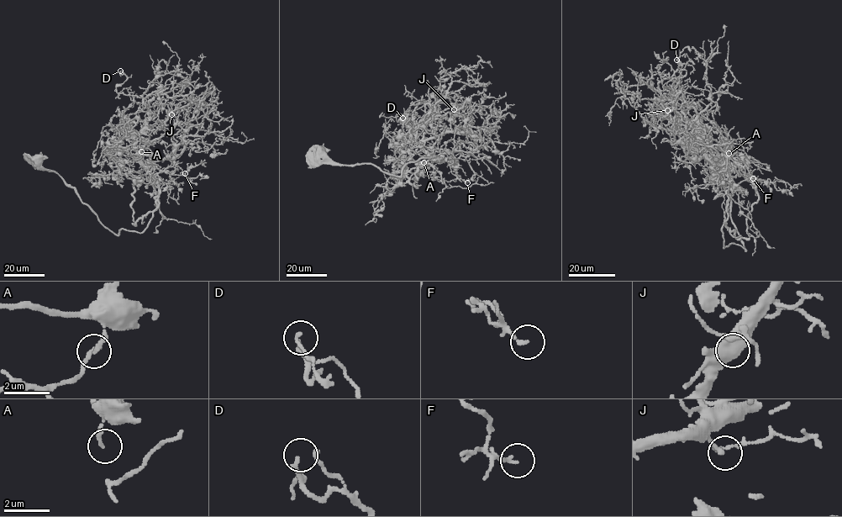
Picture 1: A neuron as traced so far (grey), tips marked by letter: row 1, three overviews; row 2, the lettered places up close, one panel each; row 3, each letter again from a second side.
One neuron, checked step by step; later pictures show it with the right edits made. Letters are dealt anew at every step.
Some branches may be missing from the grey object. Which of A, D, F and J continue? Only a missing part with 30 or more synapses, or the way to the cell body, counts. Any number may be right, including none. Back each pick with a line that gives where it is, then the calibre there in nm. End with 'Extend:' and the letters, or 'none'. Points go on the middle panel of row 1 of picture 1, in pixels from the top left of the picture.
Extend: none

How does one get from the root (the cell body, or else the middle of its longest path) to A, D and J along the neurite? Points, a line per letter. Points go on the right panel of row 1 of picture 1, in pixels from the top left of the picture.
A: (716, 163), (731, 178), (731, 220), (745, 250), (723, 247), (728, 193), (716, 166), (728, 153)
D: (716, 163), (731, 178), (731, 220), (745, 250), (723, 247), (724, 182), (661, 99), (679, 83), (676, 60)
J: (716, 163), (731, 178), (731, 220), (745, 250), (723, 247), (724, 182), (704, 144), (684, 134), (667, 110)

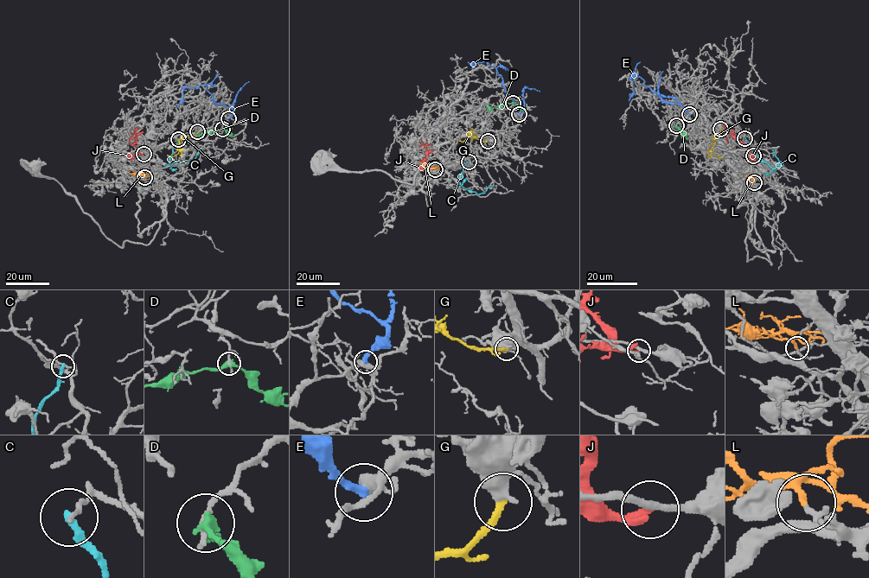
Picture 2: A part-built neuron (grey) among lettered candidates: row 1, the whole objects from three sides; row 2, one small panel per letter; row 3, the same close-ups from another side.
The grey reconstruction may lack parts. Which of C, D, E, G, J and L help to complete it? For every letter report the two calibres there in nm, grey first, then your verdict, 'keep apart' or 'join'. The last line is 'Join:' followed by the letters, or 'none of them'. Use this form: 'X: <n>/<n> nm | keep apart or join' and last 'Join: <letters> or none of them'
C: 160/300 nm | keep apart
D: 240/320 nm | keep apart
E: 550/280 nm | keep apart
G: 440/240 nm | keep apart
J: 240/300 nm | keep apart
L: 170/140 nm | join
Join: L

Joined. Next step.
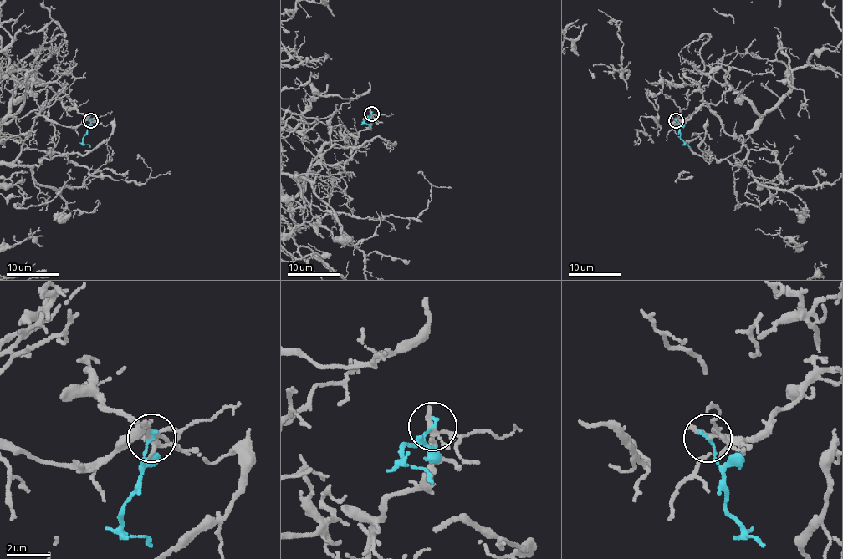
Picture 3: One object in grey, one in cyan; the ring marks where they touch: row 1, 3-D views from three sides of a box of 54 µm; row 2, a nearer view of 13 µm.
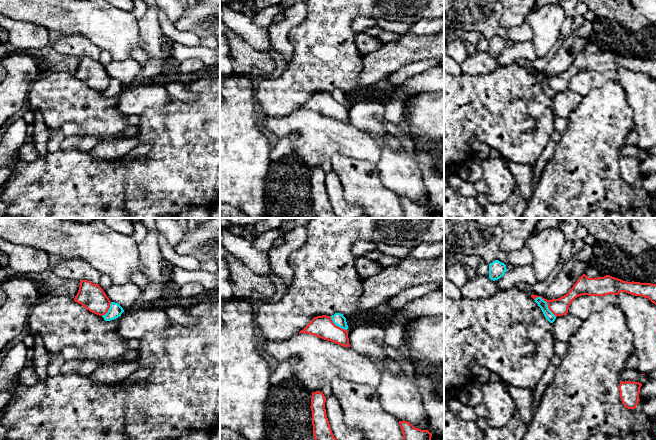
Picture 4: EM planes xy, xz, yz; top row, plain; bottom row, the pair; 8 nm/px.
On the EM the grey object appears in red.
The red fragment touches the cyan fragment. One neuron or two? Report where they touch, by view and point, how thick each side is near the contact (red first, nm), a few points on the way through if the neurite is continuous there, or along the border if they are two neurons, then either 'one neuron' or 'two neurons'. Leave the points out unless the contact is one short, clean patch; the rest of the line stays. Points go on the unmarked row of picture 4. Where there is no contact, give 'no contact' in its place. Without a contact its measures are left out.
contact yz (547, 79); calibres 140 and 70 nm; border yz (534, 74), (541, 73), (556, 92); two neurons

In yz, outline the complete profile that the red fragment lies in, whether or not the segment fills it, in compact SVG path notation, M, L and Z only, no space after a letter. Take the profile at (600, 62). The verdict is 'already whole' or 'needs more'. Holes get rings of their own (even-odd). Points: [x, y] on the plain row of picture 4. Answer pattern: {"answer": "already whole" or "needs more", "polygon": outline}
{"answer": "already whole", "polygon": "M583 50L573 61L570 67L558 74L547 76L542 72L531 71L533 75L541 73L547 78L549 86L557 93L568 89L571 78L582 71L605 72L609 70L618 71L620 68L626 68L635 72L648 74L656 81L656 60L627 58L621 55L606 51L604 53L588 54Z"}

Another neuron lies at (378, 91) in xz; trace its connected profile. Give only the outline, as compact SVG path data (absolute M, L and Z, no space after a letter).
M388 77L382 78L376 84L368 86L360 92L360 95L355 98L351 103L348 103L348 110L350 107L359 100L376 99L379 101L385 101L385 97L390 91L392 91L394 85L388 81Z

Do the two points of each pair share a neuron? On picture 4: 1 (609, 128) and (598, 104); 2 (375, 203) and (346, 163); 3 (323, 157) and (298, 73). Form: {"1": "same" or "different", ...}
{"1": "same", "2": "same", "3": "different"}

